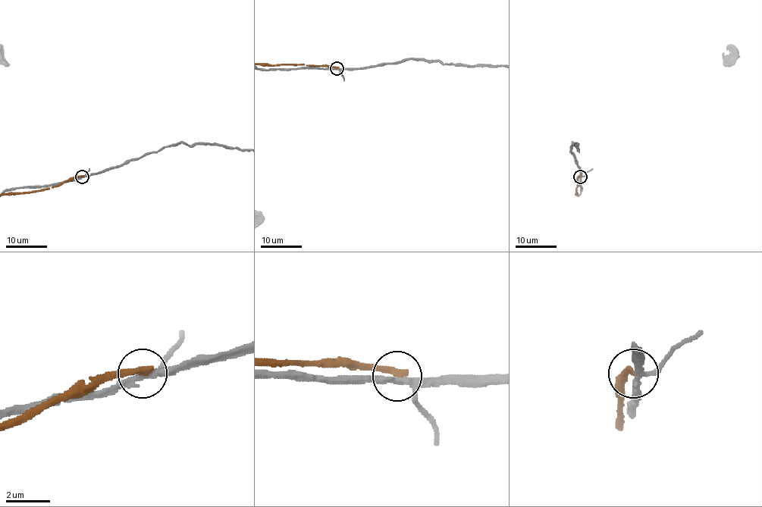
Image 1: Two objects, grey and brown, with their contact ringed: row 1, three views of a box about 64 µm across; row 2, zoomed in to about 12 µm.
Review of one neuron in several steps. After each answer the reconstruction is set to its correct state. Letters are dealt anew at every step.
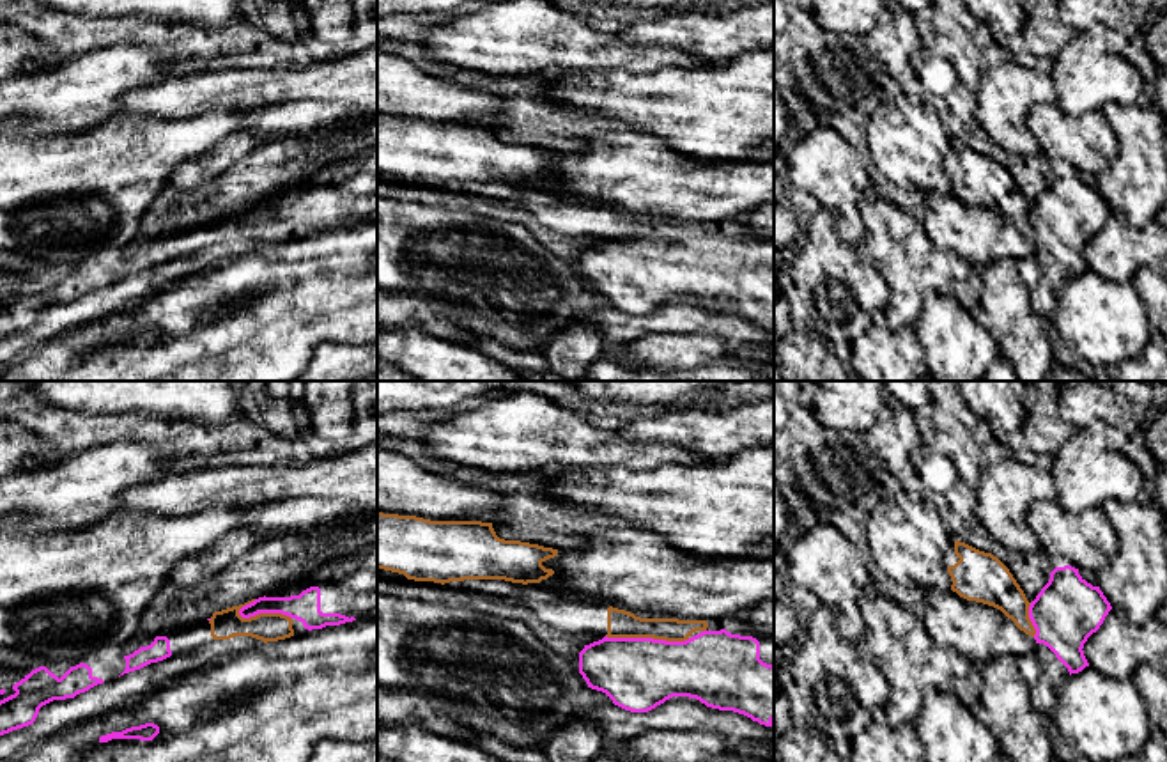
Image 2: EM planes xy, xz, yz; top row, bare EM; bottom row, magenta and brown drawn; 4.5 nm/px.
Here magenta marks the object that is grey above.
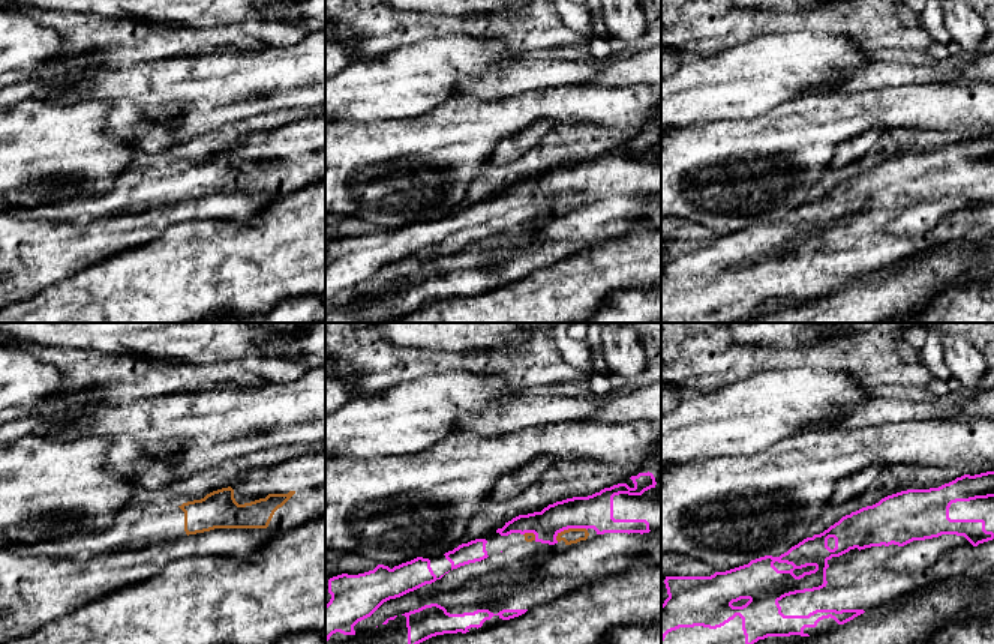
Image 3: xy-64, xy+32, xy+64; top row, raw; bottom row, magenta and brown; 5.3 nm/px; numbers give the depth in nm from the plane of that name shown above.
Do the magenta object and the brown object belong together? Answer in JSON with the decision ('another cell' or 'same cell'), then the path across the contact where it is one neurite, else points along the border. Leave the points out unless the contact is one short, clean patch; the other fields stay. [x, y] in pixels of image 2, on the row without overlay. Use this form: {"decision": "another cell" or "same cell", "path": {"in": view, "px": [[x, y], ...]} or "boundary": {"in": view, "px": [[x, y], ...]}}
{"decision": "another cell", "boundary": {"in": "xz", "px": [[606, 238], [666, 243], [689, 241]]}}

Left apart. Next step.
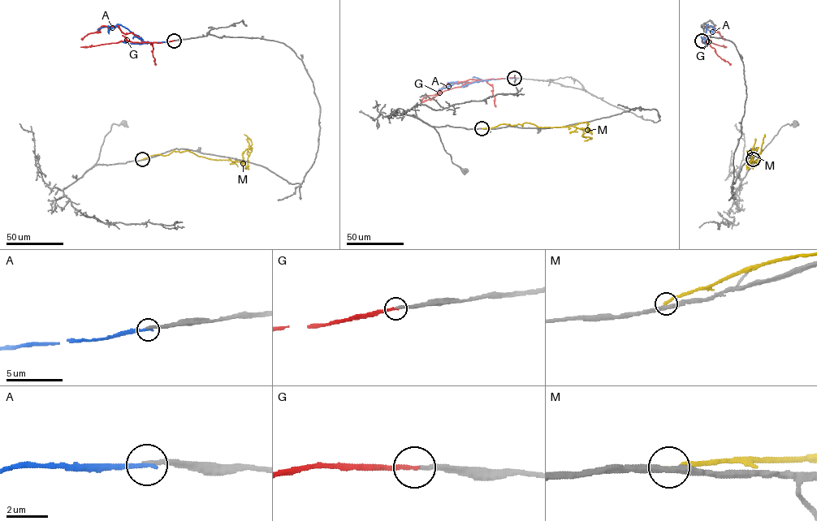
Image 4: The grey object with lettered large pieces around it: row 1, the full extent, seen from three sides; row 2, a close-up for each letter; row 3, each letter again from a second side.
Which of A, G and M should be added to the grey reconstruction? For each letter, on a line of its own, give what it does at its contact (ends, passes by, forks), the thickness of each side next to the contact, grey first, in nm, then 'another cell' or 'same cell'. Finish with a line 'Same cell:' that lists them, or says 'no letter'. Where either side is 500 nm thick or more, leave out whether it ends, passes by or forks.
A: it ends | 220/200 nm | another cell
G: it ends | 200/200 nm | same cell
M: it ends | 320/240 nm | another cell
Same cell: G

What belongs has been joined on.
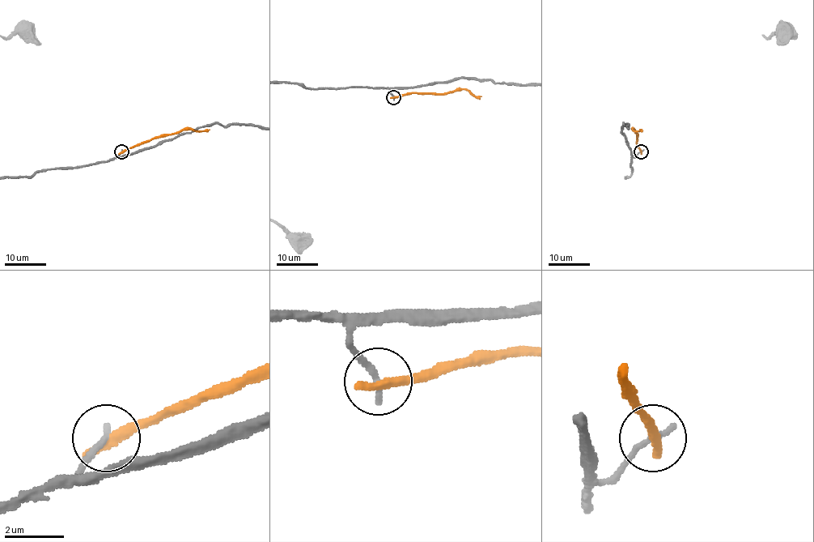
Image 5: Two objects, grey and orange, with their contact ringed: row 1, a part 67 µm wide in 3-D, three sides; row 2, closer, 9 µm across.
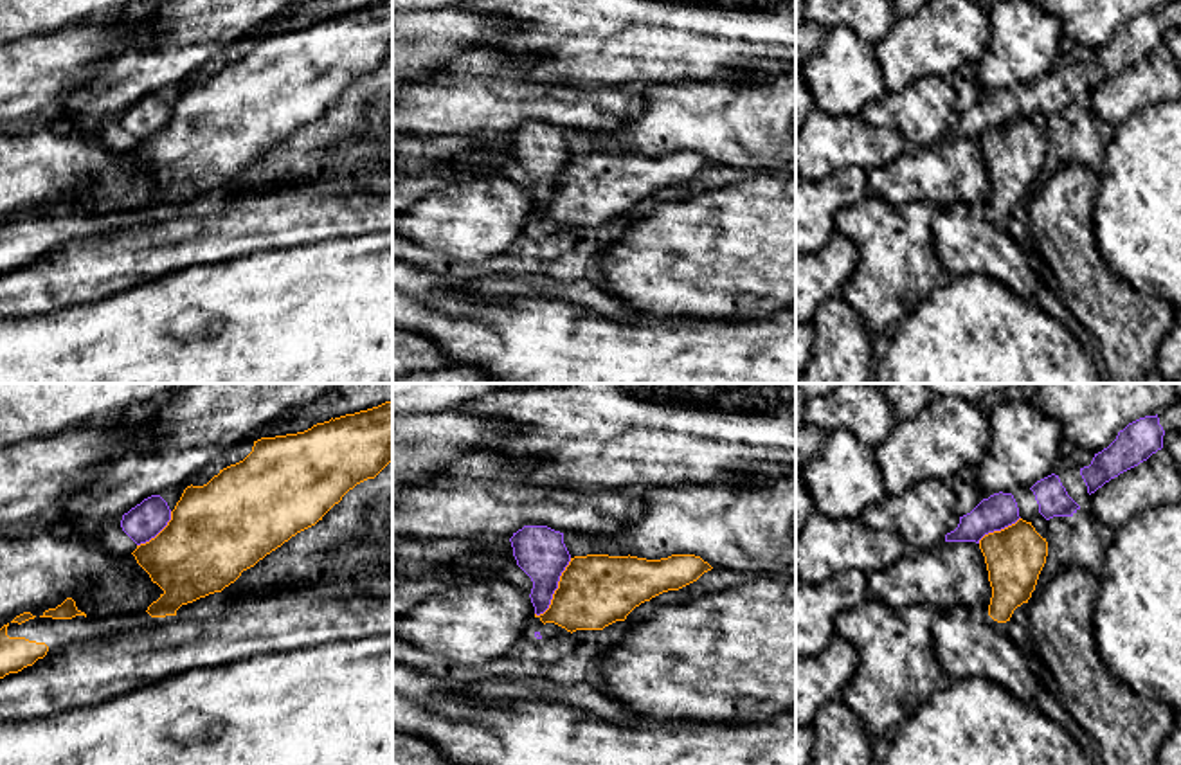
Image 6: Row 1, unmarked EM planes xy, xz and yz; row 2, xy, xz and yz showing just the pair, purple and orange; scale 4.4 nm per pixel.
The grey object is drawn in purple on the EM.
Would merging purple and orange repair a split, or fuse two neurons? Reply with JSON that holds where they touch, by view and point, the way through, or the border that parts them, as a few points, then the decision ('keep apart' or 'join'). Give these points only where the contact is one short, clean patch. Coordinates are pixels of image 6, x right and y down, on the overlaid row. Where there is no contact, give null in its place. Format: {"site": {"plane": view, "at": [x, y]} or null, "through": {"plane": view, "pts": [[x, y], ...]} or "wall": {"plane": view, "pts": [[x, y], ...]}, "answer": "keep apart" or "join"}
{"site": {"plane": "xz", "at": [557, 587]}, "wall": {"plane": "xz", "pts": [[571, 558], [551, 603], [537, 616]]}, "answer": "keep apart"}

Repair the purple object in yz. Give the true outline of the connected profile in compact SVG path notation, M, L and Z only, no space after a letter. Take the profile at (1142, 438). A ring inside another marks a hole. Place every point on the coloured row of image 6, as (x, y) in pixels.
M1177 401L1156 416L1129 423L1107 448L1095 454L1089 466L1080 468L1087 493L1095 493L1111 479L1147 461L1163 448L1163 436L1172 430L1181 432Z

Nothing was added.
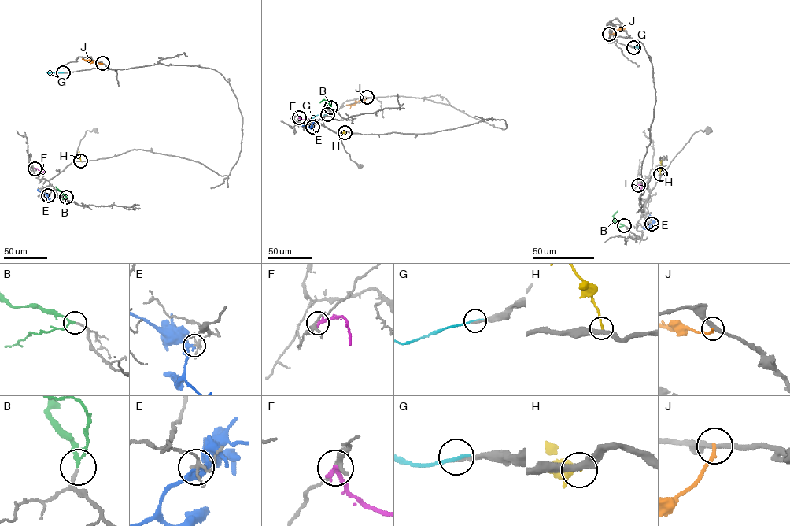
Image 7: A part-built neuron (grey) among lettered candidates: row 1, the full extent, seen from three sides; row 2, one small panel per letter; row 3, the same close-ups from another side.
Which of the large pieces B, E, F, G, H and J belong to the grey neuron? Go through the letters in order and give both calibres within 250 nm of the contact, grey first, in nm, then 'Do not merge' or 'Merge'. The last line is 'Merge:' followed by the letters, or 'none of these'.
B: Thickness 180 nm (grey) against 150 nm. Merge
E: Thickness 140 nm (grey) against 280 nm. Do not merge
F: Thickness 240 nm (grey) against 280 nm. Do not merge
G: Thickness 200 nm (grey) against 220 nm. Do not merge
H: Thickness 360 nm (grey) against 160 nm. Do not merge
J: Thickness 260 nm (grey) against 200 nm. Do not merge
Merge: B

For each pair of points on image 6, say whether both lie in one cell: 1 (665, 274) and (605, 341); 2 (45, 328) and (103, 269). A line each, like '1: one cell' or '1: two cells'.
1: two cells
2: two cells

